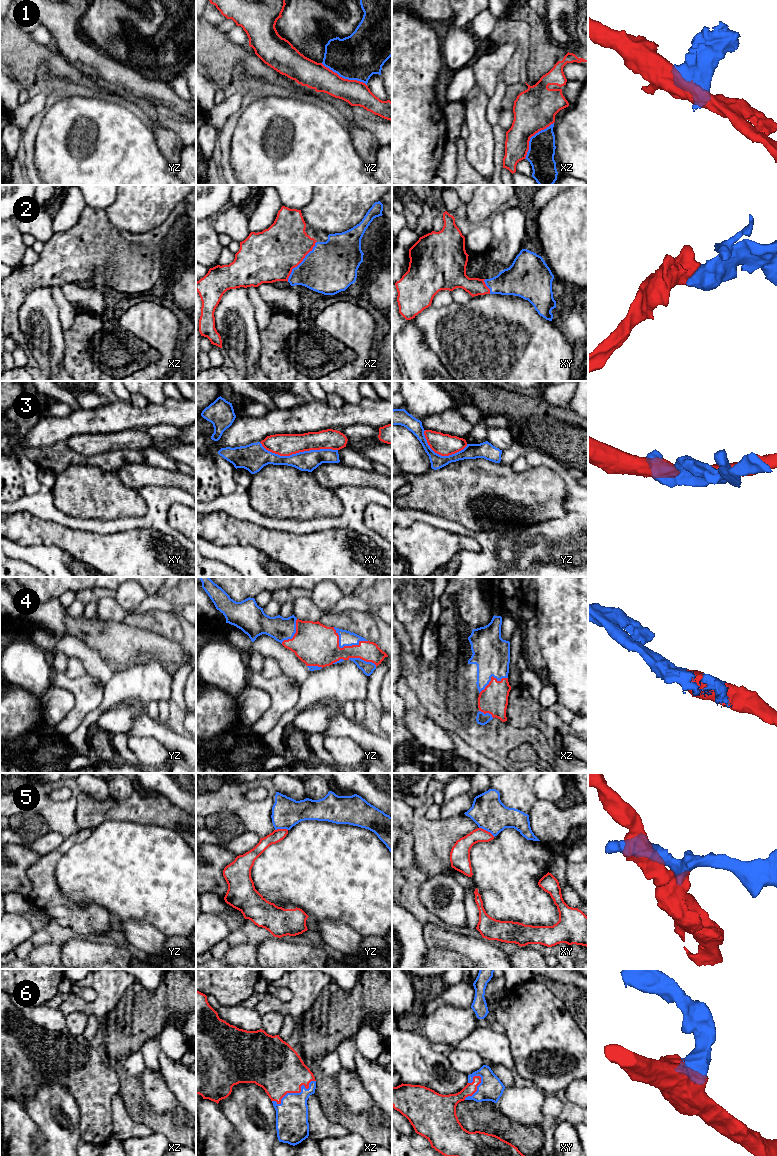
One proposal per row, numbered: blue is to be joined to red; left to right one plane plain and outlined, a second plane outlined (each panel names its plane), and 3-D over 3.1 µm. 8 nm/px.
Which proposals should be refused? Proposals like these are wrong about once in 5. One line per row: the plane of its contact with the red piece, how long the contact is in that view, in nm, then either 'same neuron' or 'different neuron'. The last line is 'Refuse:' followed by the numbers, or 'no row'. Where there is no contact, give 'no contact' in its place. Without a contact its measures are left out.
1: contact in yz; length 400 nm; different neuron
2: contact in xz; length 400 nm; same neuron
3: contact in xy; length 650 nm; different neuron
4: contact in yz; length 300 nm; same neuron
5: contact in xy; length 150 nm; different neuron
6: contact in xz; length 400 nm; same neuron
Refuse: 1, 3, 5

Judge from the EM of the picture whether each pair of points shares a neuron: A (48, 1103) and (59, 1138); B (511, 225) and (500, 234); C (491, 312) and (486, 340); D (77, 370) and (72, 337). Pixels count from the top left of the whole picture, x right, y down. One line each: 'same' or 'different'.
A: same
B: same
C: same
D: same

